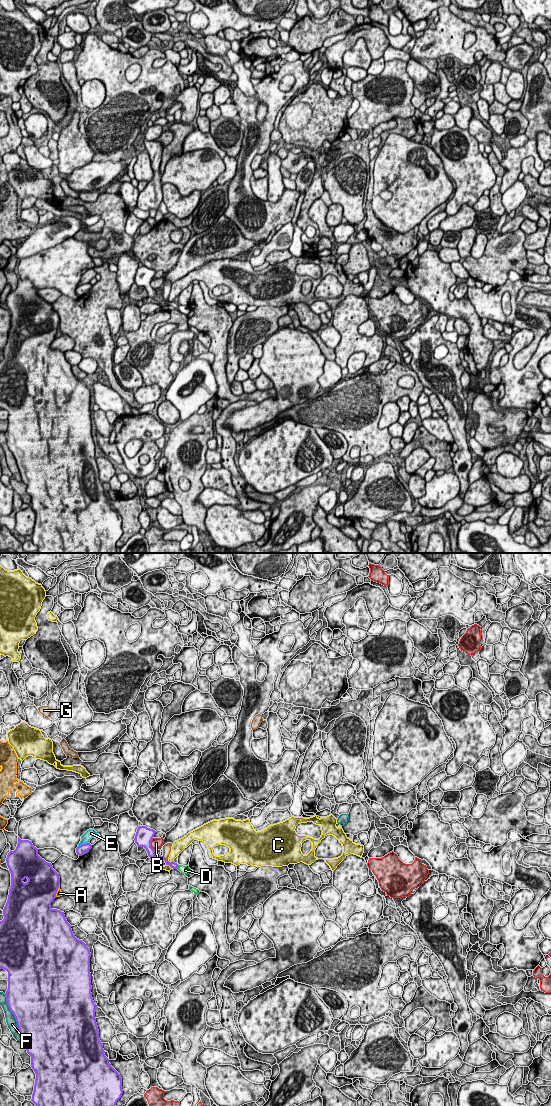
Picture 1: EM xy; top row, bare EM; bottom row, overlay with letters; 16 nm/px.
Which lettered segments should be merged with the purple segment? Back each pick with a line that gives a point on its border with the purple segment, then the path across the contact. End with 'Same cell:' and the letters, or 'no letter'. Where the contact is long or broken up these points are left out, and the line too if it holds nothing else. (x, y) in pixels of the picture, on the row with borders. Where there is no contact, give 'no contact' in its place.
D: contact xy (177, 867); way xy (172, 864), (177, 867), (185, 870)
Same cell: D

